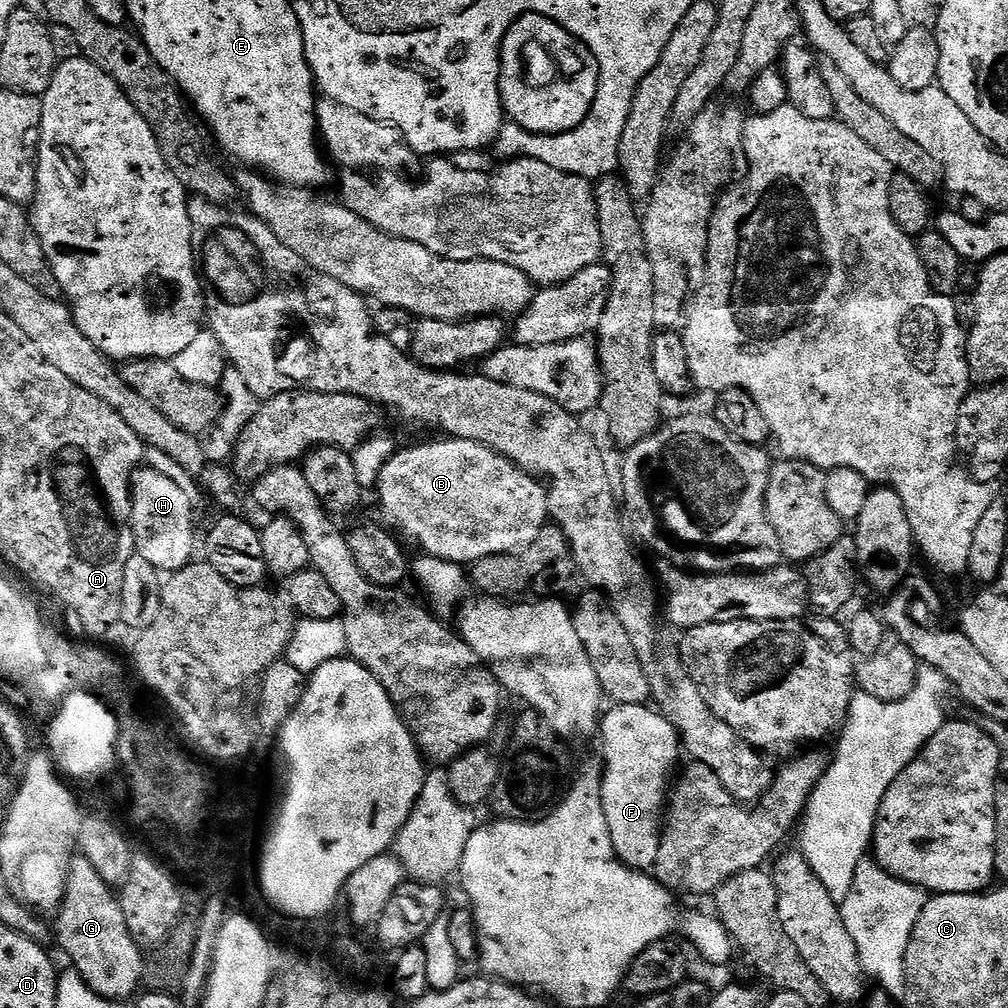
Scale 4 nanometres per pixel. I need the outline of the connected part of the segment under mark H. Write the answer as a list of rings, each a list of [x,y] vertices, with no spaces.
[[[150,466],[141,467],[132,477],[132,533],[136,539],[136,552],[162,574],[177,572],[193,563],[192,547],[196,544],[196,536],[192,533],[192,498],[182,486]]]

